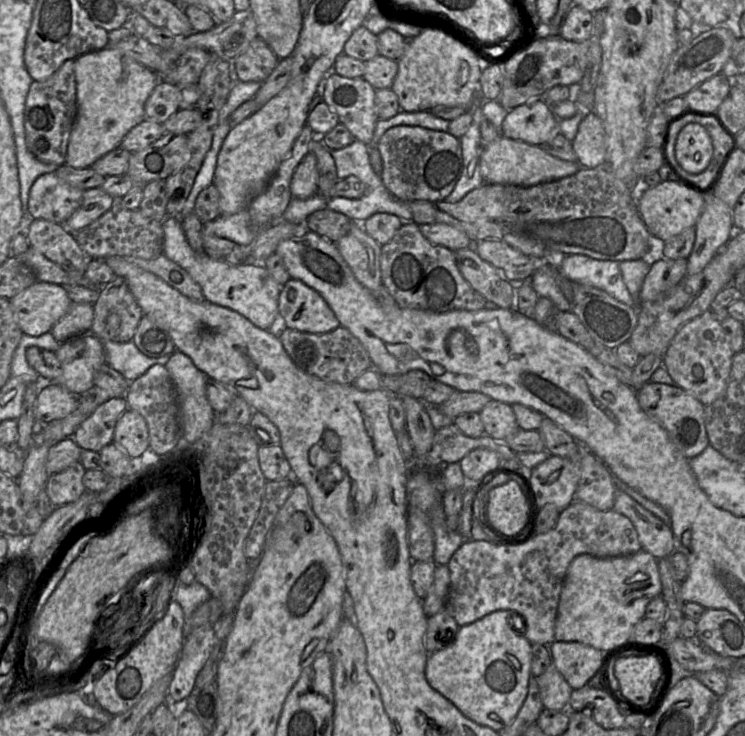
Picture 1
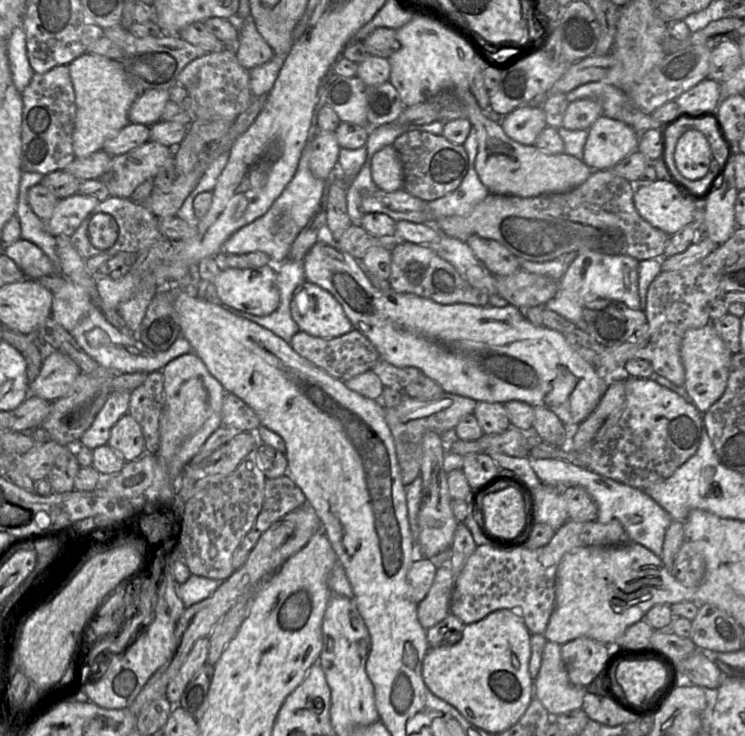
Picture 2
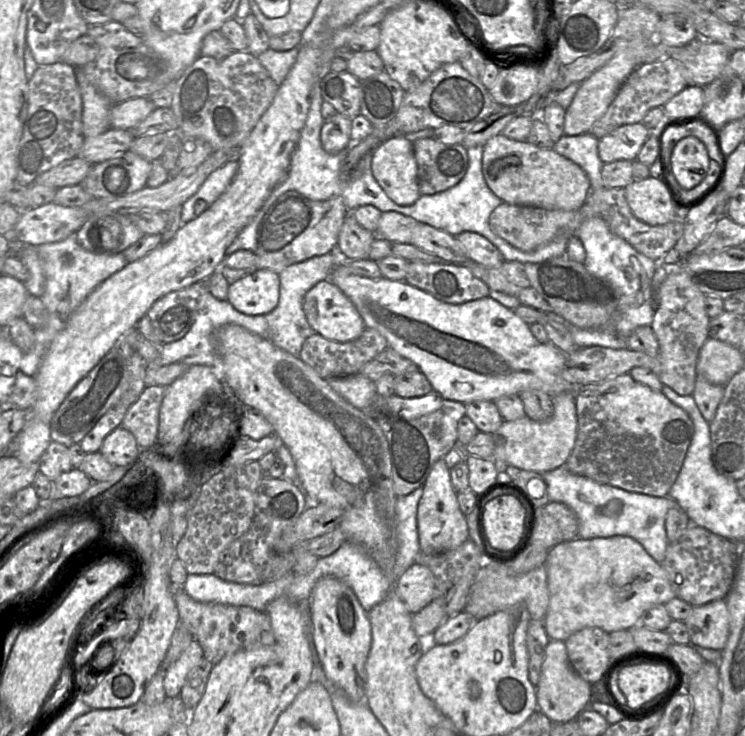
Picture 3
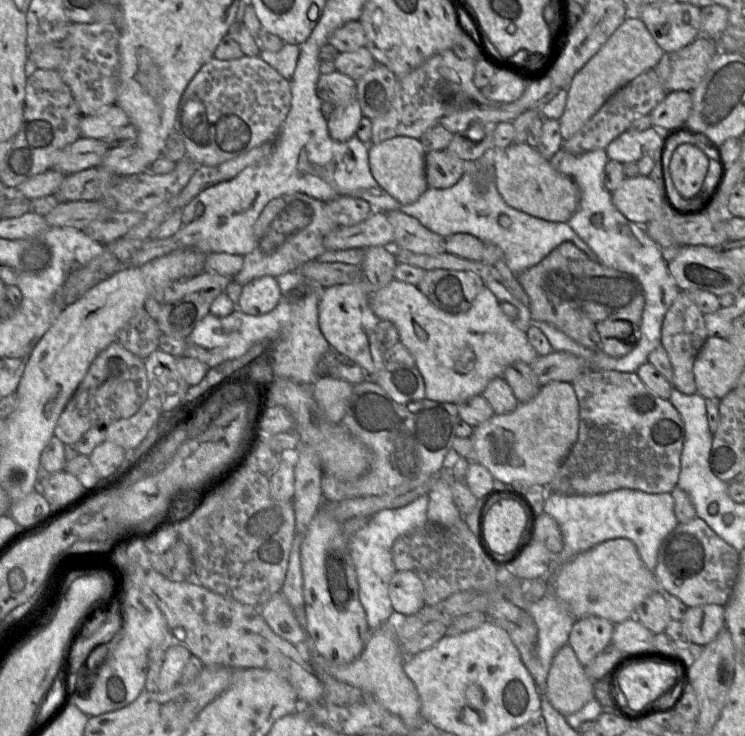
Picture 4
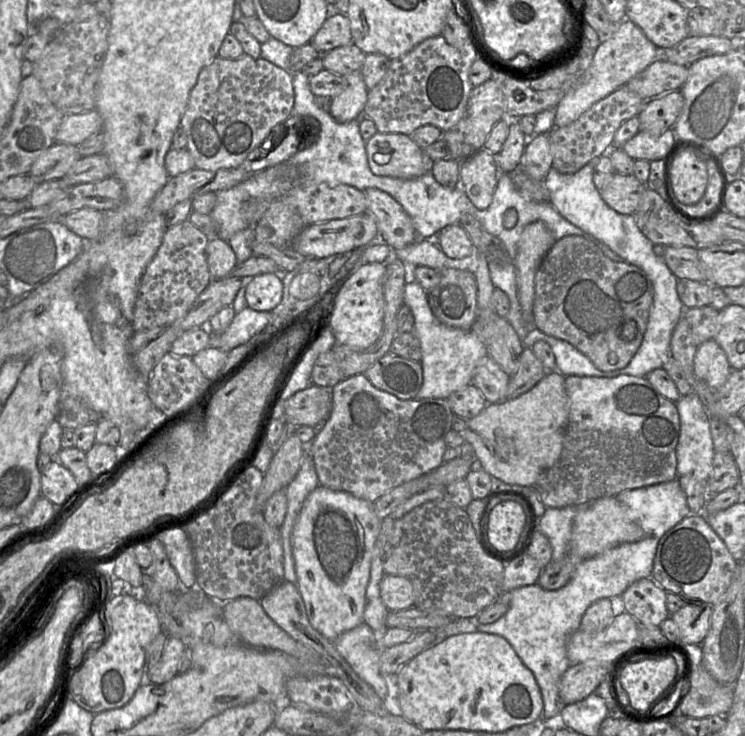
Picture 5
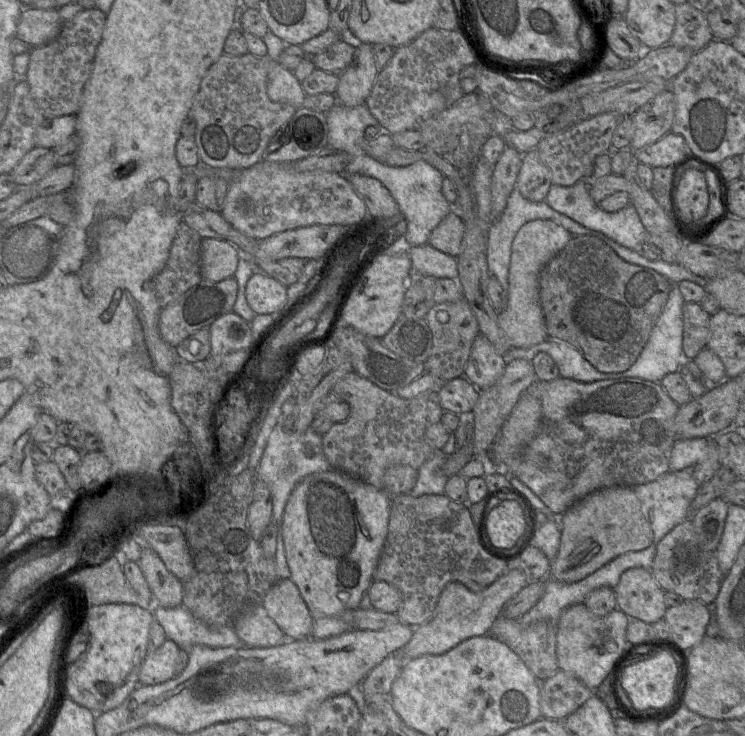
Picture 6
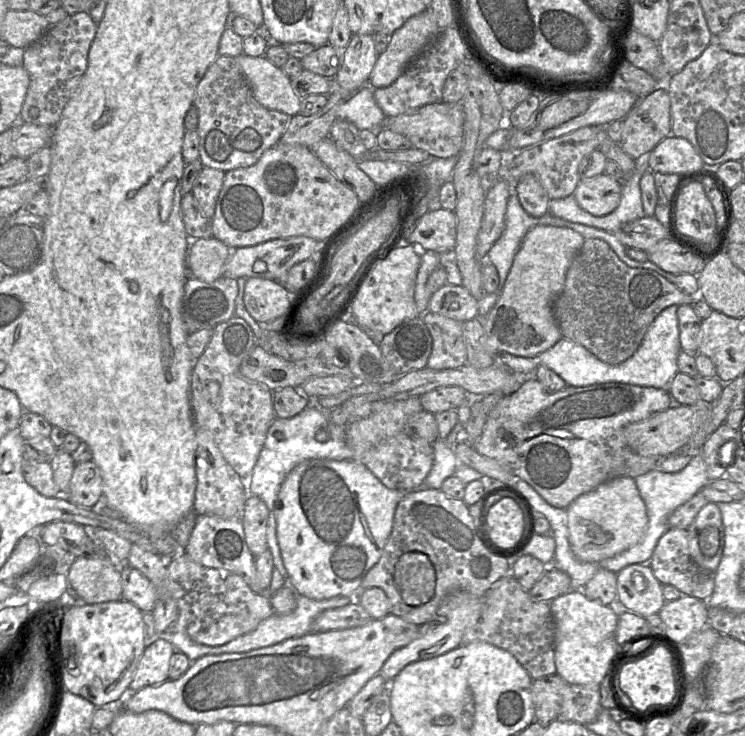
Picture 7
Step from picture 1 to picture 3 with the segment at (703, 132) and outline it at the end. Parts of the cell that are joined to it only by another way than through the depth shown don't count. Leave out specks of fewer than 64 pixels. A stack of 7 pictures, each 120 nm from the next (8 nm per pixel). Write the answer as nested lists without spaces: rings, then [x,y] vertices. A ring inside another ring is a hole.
[[[696,137],[681,139],[671,154],[671,163],[665,159],[665,178],[674,186],[682,202],[687,202],[687,191],[698,186],[710,168],[709,152]]]

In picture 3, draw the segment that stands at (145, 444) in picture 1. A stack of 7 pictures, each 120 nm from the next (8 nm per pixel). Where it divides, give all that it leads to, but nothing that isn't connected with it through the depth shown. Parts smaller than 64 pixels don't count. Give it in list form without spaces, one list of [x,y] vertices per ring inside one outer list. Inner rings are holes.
[[[122,426],[106,436],[99,450],[113,466],[133,464],[140,456],[140,451],[133,434]]]

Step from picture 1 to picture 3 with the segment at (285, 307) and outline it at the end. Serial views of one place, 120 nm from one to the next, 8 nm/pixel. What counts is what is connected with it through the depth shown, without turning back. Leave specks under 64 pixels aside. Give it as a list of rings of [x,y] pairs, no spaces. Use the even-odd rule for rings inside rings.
[[[329,279],[318,282],[304,296],[303,311],[315,333],[336,342],[350,342],[365,330],[365,324],[350,299]]]

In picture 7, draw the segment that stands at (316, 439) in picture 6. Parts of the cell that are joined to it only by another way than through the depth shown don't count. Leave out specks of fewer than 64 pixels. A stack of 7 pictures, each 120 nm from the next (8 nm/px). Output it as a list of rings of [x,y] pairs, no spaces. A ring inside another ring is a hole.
[[[307,406],[302,412],[291,418],[276,418],[269,428],[264,446],[253,469],[248,494],[261,498],[268,507],[267,545],[273,558],[273,565],[279,573],[287,578],[287,571],[283,564],[281,551],[277,539],[277,521],[275,504],[281,485],[286,476],[300,463],[309,459],[346,460],[353,459],[354,452],[345,441],[346,426],[338,426],[329,420],[330,409],[319,406]],[[327,430],[330,440],[318,442],[316,433]]]

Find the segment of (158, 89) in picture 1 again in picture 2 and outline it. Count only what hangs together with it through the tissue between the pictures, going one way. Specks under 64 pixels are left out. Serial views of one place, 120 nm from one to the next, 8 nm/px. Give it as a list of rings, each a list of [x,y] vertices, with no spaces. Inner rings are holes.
[[[148,90],[140,94],[129,109],[130,124],[151,126],[160,122],[169,101],[170,92],[167,90]]]

